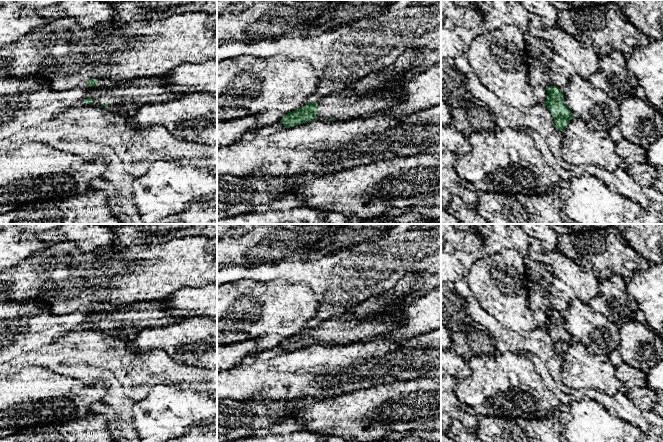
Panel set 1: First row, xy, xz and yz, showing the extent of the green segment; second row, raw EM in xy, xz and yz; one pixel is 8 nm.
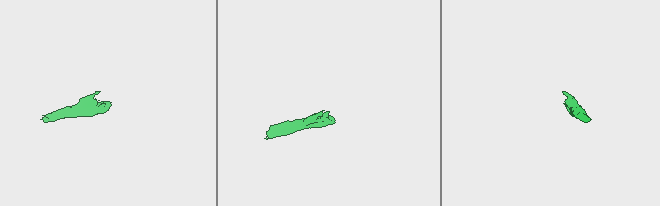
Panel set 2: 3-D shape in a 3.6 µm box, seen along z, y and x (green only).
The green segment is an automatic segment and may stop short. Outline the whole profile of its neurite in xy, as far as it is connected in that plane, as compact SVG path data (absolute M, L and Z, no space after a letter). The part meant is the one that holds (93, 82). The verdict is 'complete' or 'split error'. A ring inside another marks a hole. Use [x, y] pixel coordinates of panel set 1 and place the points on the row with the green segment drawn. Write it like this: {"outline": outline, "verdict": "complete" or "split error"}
{"outline": "M156 76L131 80L92 79L86 86L88 98L83 103L110 107L120 114L132 114L145 104L166 102L182 96L169 92L162 79Z", "verdict": "split error"}

